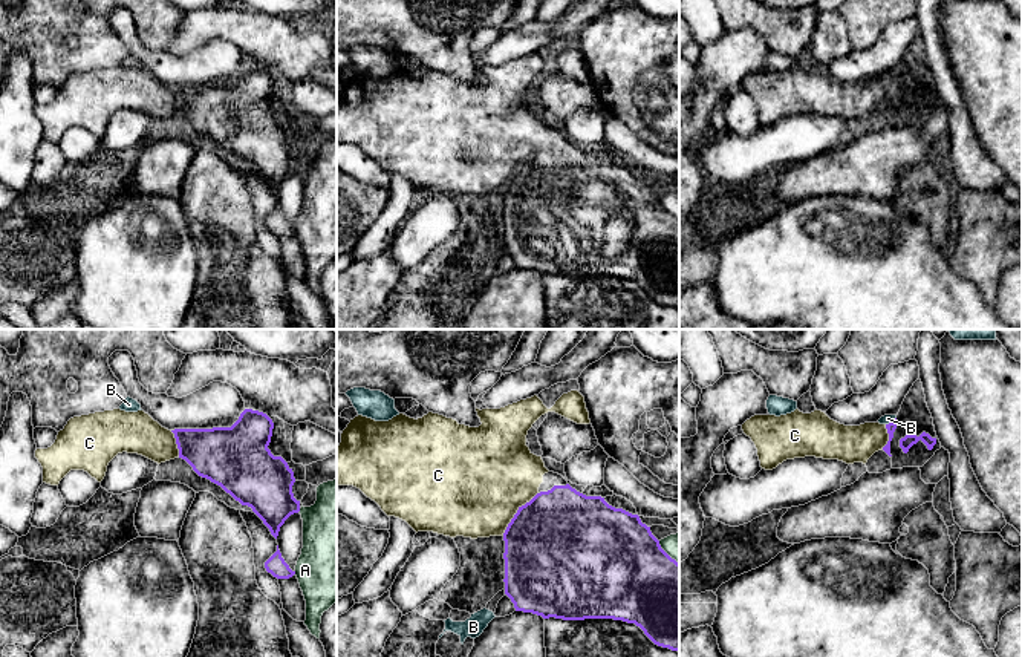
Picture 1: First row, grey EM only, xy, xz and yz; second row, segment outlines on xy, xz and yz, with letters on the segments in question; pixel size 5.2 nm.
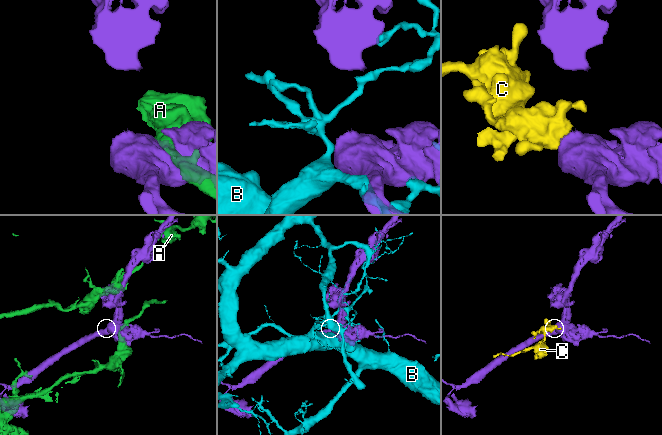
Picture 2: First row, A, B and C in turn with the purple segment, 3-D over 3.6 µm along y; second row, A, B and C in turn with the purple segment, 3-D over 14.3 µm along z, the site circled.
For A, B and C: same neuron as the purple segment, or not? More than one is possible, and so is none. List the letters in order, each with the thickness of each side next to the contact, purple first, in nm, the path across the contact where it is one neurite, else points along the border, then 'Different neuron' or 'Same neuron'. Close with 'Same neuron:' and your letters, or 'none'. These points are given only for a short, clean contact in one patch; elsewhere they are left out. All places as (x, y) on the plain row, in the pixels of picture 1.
A: Thickness 480 nm (purple) against 140 nm. Different neuron
B: Thickness 50 nm (purple) against 50 nm. Different neuron
C: Thickness 500 nm (purple) against 500 nm. Path across: xz (553, 201), (531, 179), (516, 170), (476, 144). Same neuron
Same neuron: C

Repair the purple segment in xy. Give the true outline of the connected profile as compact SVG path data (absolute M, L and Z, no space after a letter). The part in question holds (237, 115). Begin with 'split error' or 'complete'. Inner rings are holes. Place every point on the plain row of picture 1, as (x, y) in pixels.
split error; M121 66L73 74L55 100L37 106L43 139L58 142L70 127L84 127L98 139L109 119L122 109L158 121L182 115L193 127L248 162L277 196L285 178L300 168L294 155L294 129L268 106L272 77L245 66L231 84L168 87L144 67Z

